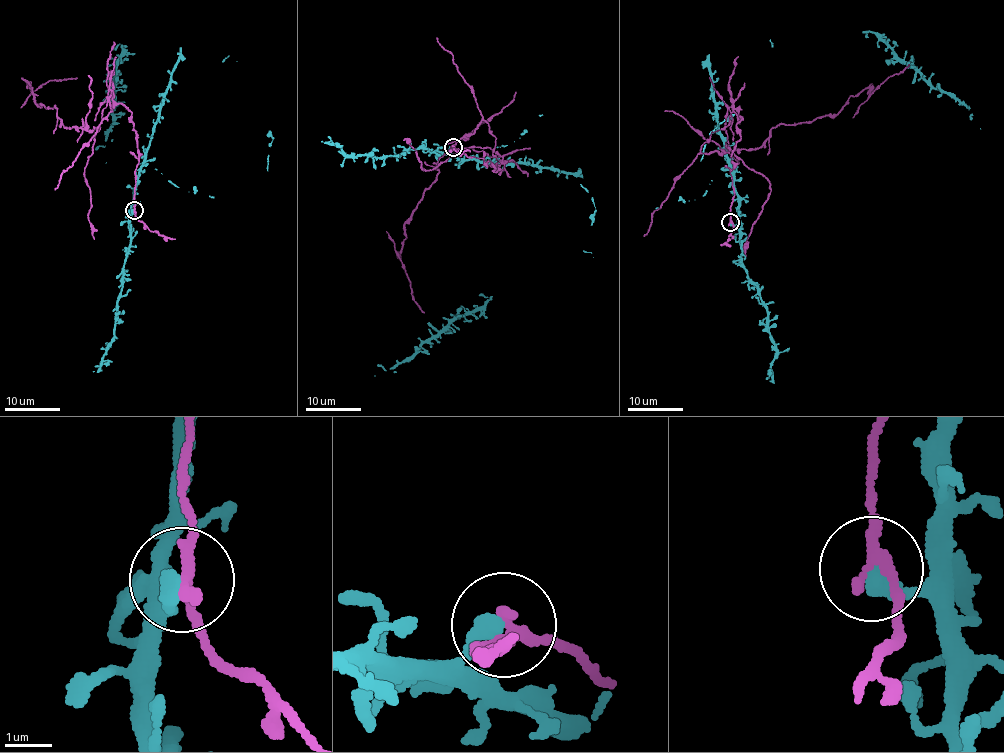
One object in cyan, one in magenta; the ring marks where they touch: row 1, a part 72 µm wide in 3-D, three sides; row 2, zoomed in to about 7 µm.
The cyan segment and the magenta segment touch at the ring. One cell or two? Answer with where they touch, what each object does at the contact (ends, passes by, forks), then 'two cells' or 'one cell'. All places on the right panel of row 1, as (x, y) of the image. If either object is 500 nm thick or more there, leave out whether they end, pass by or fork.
at (730, 222); cyan ends there; magenta passes by; two cells

